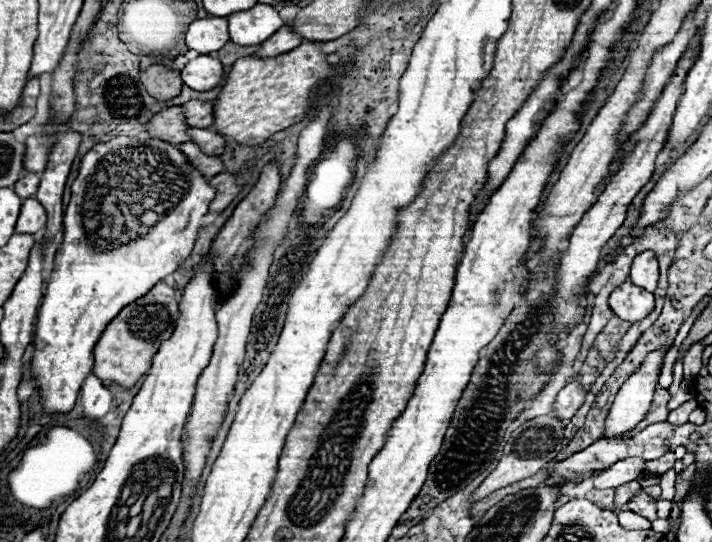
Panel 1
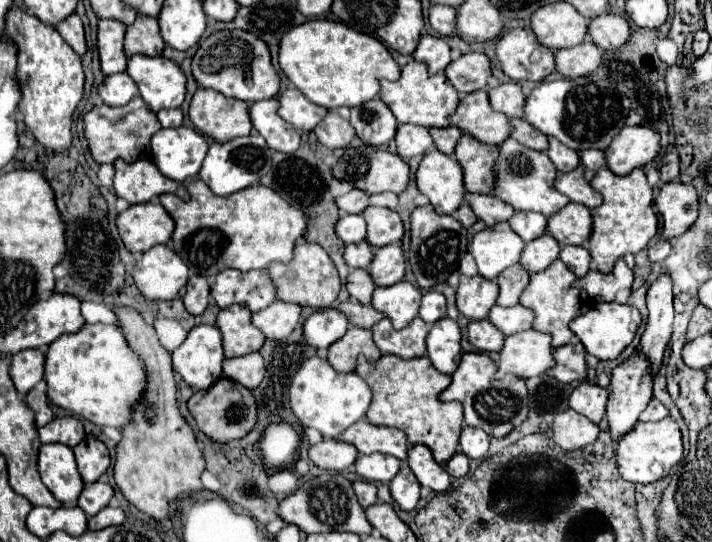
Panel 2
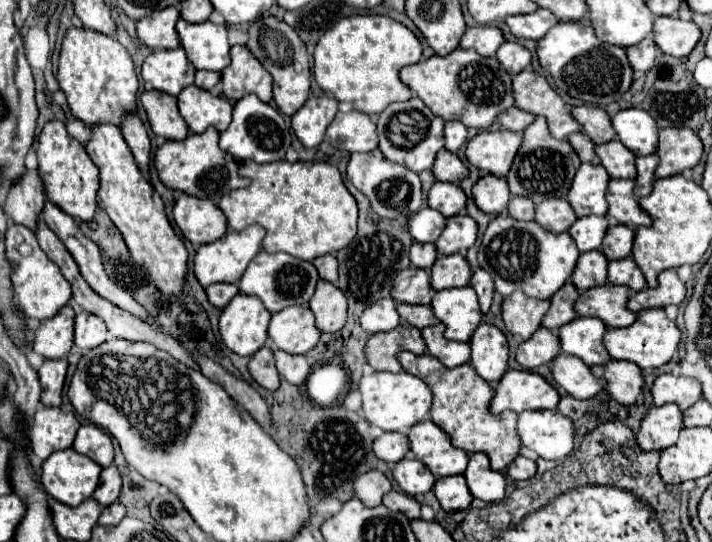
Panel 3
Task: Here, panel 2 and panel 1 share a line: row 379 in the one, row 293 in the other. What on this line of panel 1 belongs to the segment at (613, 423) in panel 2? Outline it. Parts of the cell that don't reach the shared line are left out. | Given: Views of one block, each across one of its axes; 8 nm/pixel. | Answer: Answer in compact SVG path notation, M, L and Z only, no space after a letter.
M624 282L610 294L610 308L618 318L638 322L654 310L654 294L630 282Z

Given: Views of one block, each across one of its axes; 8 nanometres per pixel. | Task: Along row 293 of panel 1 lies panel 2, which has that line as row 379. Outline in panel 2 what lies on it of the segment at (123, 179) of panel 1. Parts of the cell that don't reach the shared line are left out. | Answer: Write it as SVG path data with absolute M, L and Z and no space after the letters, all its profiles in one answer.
M86 324L82 332L62 334L46 352L48 400L96 426L124 428L146 392L146 368L128 346L126 336L112 324Z

